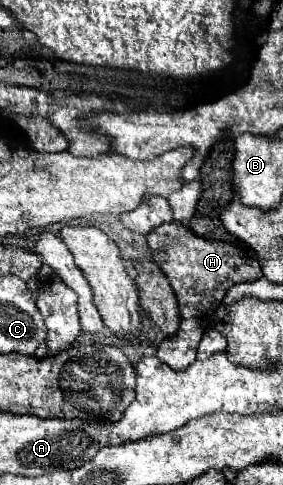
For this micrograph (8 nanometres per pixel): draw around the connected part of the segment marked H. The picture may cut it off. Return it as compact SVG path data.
M177 220L151 230L147 240L153 250L155 262L167 276L177 296L181 314L181 324L177 332L161 342L157 358L169 364L173 370L183 370L197 358L197 346L201 342L201 336L207 330L209 320L219 308L219 302L223 300L225 292L237 282L259 280L263 276L261 266L257 262L257 254L247 244L205 240L193 234L187 226L179 224Z

